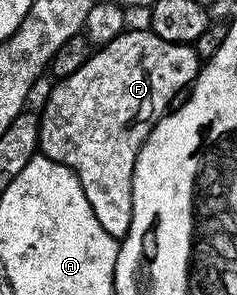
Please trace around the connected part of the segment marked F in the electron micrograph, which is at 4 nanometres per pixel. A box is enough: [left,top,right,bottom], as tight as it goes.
[38,28,201,240]

